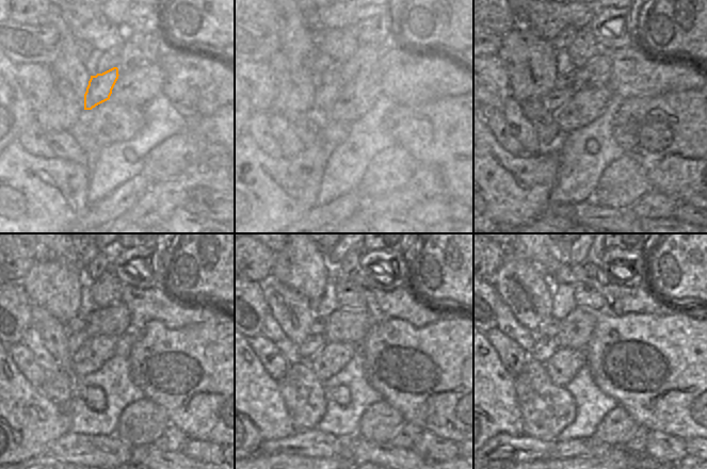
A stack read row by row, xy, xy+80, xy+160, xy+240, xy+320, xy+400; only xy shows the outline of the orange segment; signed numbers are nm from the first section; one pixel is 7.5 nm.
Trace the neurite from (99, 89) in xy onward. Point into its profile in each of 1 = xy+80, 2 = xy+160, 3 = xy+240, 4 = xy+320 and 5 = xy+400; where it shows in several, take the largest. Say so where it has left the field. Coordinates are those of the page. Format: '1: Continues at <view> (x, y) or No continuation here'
1: Continues at xy+80 (324, 96)
2: Continues at xy+160 (557, 99)
3: Continues at xy+240 (77, 339)
4: Continues at xy+320 (310, 346)
5: Continues at xy+400 (544, 348).

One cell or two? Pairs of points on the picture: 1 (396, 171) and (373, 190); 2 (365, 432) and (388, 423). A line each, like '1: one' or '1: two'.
1: one
2: one

